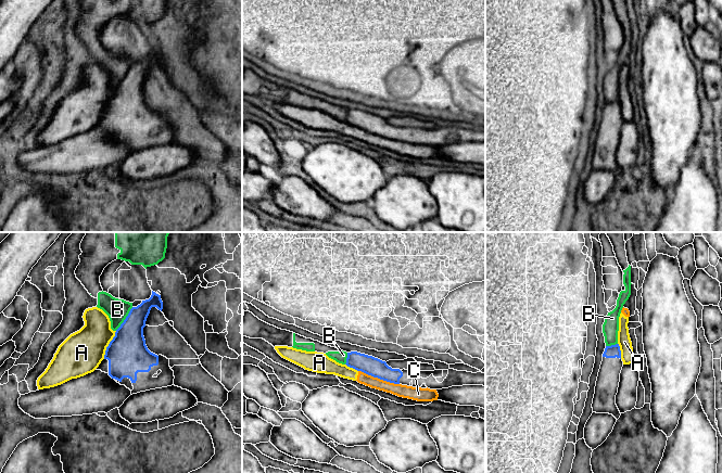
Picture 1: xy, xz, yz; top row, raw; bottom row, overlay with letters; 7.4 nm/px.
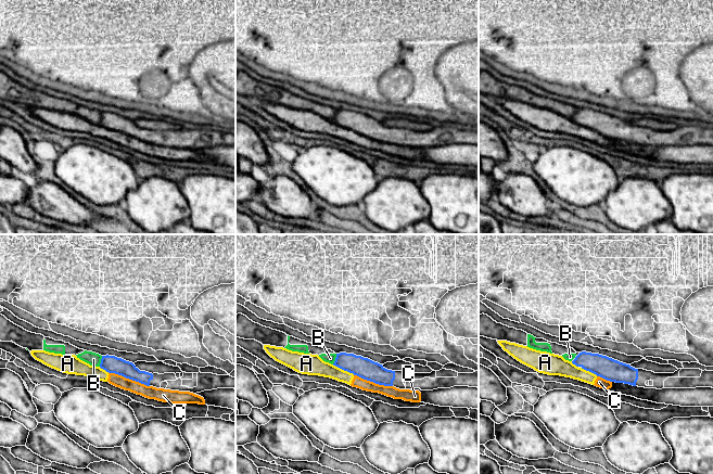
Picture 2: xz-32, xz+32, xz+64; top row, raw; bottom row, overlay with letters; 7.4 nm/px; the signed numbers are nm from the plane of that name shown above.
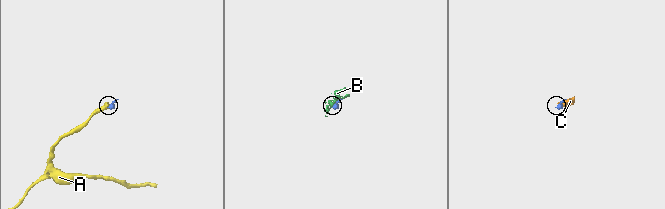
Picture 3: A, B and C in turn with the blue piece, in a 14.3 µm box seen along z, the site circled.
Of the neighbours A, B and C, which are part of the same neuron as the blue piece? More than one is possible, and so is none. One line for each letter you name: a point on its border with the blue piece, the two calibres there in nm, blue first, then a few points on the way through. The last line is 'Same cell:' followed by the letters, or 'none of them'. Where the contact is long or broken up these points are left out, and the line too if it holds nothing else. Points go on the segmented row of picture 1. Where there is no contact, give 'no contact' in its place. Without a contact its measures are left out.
Same cell: none of them

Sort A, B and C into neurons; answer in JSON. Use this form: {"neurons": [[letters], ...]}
{"neurons": [["A", "C"], ["B"]]}

